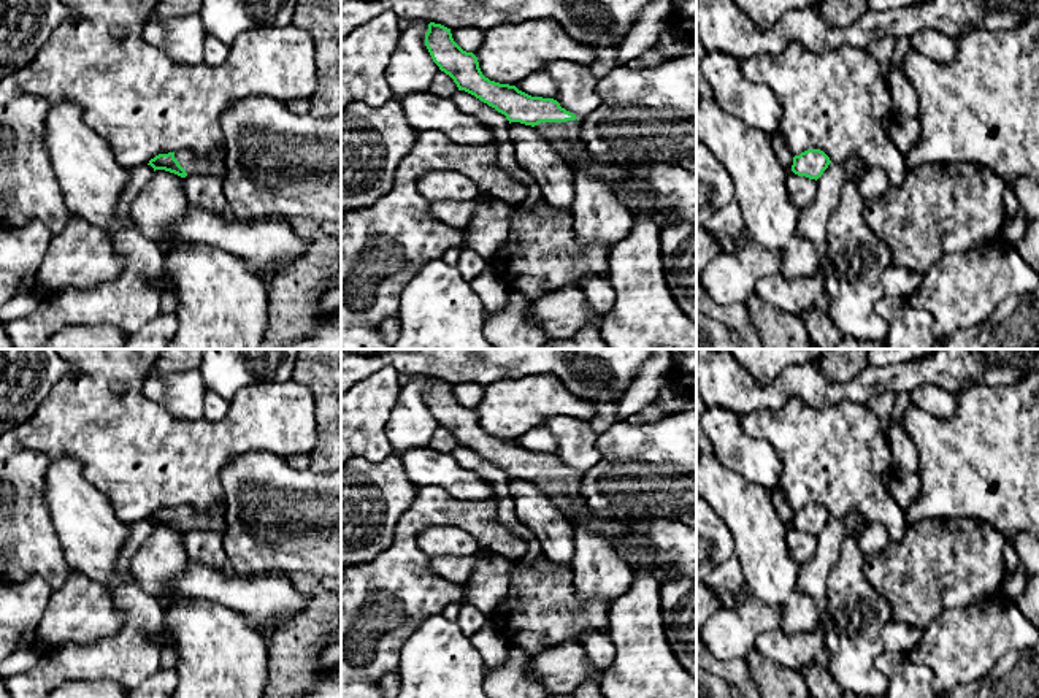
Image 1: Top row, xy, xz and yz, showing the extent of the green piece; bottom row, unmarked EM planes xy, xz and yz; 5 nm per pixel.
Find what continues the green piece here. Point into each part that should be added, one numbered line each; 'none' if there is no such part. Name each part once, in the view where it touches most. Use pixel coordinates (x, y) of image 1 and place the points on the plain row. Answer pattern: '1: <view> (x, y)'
1: xz (565, 492)

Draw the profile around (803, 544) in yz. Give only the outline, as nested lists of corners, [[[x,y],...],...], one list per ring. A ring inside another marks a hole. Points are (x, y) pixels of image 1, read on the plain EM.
[[[792,531],[787,535],[787,543],[790,544],[790,555],[804,565],[814,554],[817,546],[817,536],[806,531]]]

